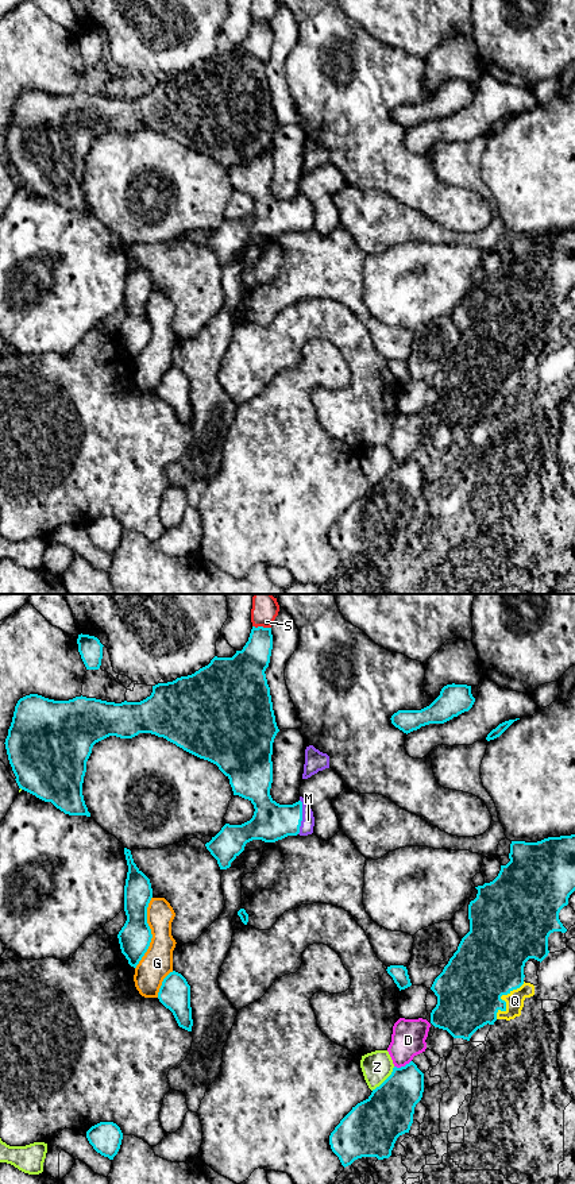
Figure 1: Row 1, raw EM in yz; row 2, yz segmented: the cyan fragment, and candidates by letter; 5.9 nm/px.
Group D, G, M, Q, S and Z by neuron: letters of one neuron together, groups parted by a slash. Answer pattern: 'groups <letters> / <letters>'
groups D / G Z / M Q / S

